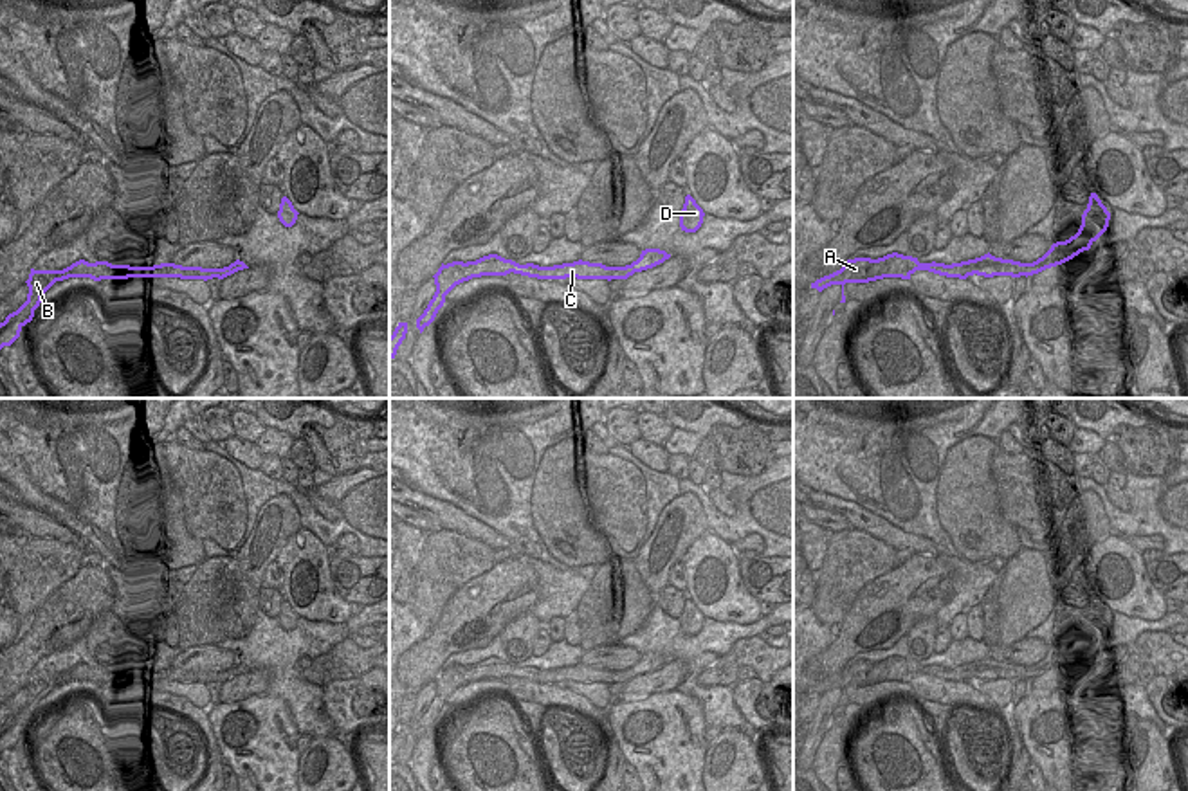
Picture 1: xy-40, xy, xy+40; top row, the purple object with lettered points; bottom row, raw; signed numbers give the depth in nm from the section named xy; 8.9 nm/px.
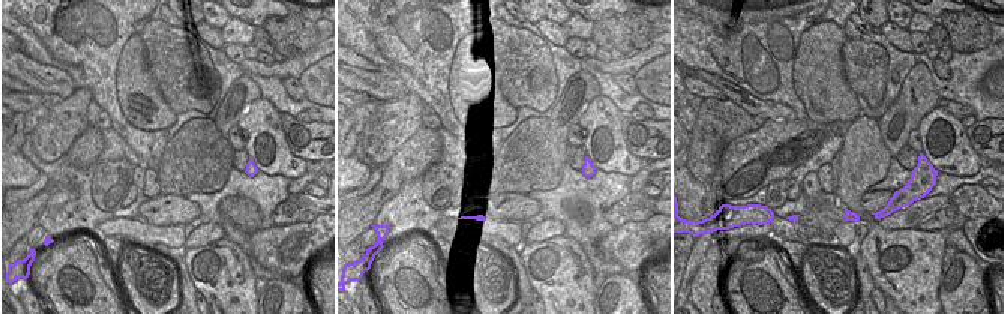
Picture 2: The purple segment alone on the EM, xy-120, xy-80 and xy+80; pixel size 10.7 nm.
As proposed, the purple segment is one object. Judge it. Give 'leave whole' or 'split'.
split

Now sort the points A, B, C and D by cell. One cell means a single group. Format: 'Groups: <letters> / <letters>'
Groups: A / B C D.

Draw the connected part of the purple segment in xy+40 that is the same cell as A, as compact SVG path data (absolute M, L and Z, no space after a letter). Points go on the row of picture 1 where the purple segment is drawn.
M891 254L878 258L878 259L871 259L871 258L854 258L854 259L847 259L840 270L824 276L820 279L817 279L815 283L811 283L811 288L817 288L818 292L822 292L824 288L831 286L831 285L845 285L845 283L865 283L867 277L867 268L876 263L882 261L885 258L889 258Z

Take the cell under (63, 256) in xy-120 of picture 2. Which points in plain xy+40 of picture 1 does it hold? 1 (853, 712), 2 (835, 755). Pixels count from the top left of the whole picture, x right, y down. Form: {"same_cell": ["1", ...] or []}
{"same_cell": []}

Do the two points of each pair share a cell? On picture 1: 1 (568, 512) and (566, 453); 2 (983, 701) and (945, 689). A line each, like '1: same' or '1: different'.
1: same
2: same

